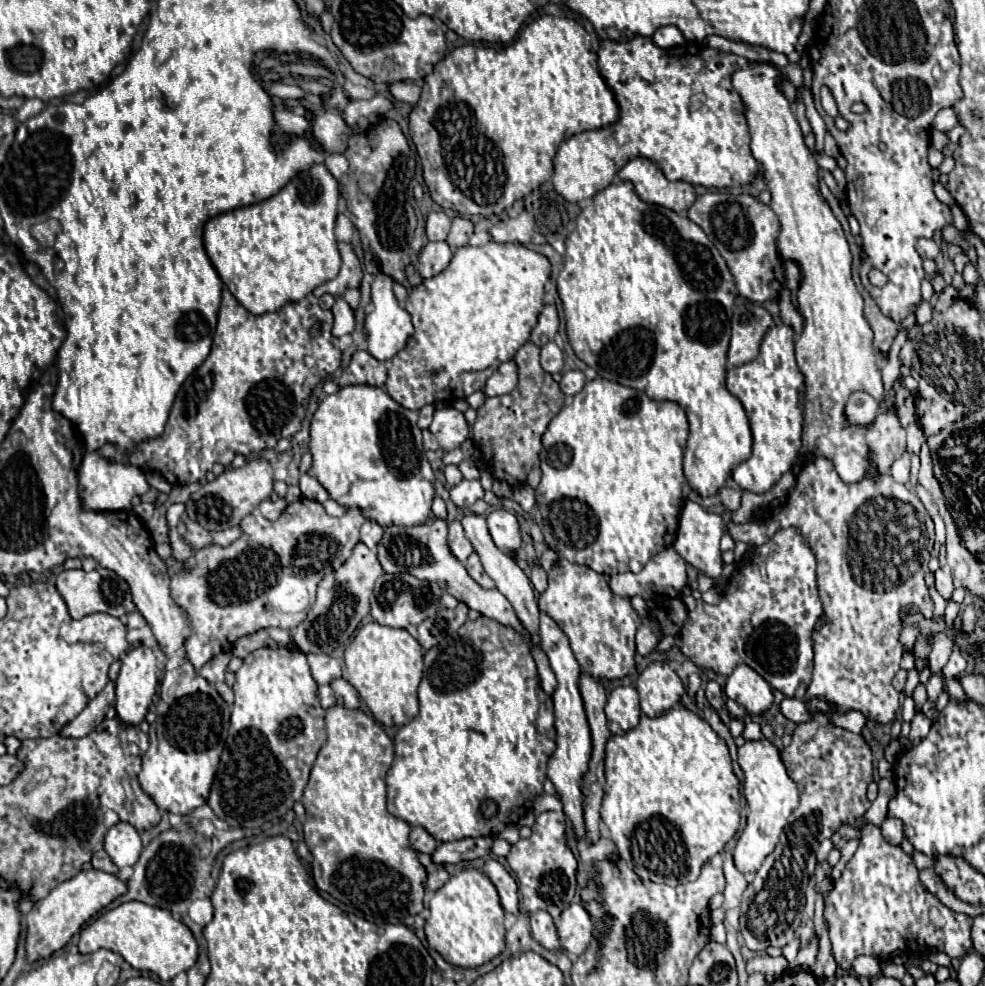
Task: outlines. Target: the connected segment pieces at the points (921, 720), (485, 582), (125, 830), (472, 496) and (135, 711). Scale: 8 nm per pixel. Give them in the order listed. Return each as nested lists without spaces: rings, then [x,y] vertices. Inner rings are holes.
[[[916,713],[910,725],[912,725],[910,741],[912,741],[912,745],[918,745],[922,739],[926,739],[926,735],[928,735],[928,731],[932,727],[932,721],[924,713]]]
[[[472,553],[470,557],[468,557],[468,561],[464,563],[464,567],[466,567],[466,571],[468,571],[468,575],[476,581],[476,583],[480,583],[484,589],[492,589],[494,587],[494,583],[492,583],[492,579],[486,575],[486,571],[482,569],[482,563],[480,563],[480,557],[476,555],[476,553]]]
[[[124,821],[116,823],[106,833],[104,851],[110,855],[112,863],[118,867],[134,865],[142,851],[142,841],[138,831],[130,823],[124,823]]]
[[[462,479],[458,485],[450,487],[450,501],[460,509],[468,509],[474,501],[482,499],[482,495],[484,495],[484,489],[478,479],[472,479],[472,481]]]
[[[144,643],[130,649],[124,659],[116,679],[116,713],[118,719],[130,725],[138,725],[156,693],[158,685],[158,665],[152,647]]]

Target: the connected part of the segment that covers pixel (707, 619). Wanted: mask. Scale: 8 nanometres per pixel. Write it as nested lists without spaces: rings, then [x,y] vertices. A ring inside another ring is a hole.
[[[794,527],[776,531],[766,543],[748,551],[746,563],[738,565],[738,571],[728,581],[720,603],[708,605],[702,599],[696,601],[696,609],[688,613],[688,621],[680,631],[682,653],[700,669],[712,669],[720,675],[730,675],[740,663],[750,665],[760,673],[774,689],[786,697],[802,699],[808,679],[812,677],[812,629],[822,613],[820,597],[816,589],[816,555],[808,547],[804,535]]]

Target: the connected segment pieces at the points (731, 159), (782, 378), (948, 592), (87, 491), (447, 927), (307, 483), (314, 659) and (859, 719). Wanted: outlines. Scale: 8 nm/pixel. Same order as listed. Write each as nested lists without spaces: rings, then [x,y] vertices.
[[[636,37],[628,43],[602,39],[598,49],[598,67],[606,85],[614,93],[621,114],[620,120],[606,129],[578,133],[560,145],[554,157],[554,191],[570,203],[590,199],[600,189],[608,187],[614,175],[636,157],[654,161],[670,181],[686,181],[690,185],[718,189],[750,183],[758,173],[758,163],[750,153],[750,133],[742,99],[730,83],[732,73],[746,65],[748,61],[744,57],[716,51],[702,43],[682,45],[676,49],[660,49],[652,43],[650,37]]]
[[[772,325],[760,343],[760,355],[744,363],[740,367],[732,367],[726,371],[726,385],[730,385],[730,393],[740,399],[752,427],[752,455],[732,469],[732,479],[746,491],[766,493],[796,461],[796,455],[802,447],[802,399],[804,399],[804,377],[794,359],[794,333],[788,325]]]
[[[936,569],[936,589],[940,589],[940,593],[944,595],[944,599],[948,601],[948,597],[952,597],[954,585],[952,585],[952,577],[948,569]]]
[[[96,451],[88,453],[78,469],[78,493],[86,511],[130,511],[130,499],[134,495],[148,493],[150,485],[144,477],[144,471],[134,465],[108,463]]]
[[[468,867],[452,875],[430,899],[426,939],[444,961],[456,967],[480,967],[504,951],[504,909],[494,883],[482,871]]]
[[[304,473],[304,475],[300,477],[300,489],[302,489],[302,495],[304,495],[304,497],[316,499],[318,503],[324,503],[326,499],[330,499],[328,491],[326,491],[312,475],[308,475],[308,473]]]
[[[308,653],[308,665],[310,665],[310,671],[312,671],[312,677],[318,685],[326,685],[330,683],[332,679],[340,677],[340,663],[332,657],[332,655],[326,655],[326,653]]]
[[[832,711],[832,721],[834,721],[834,725],[857,734],[862,733],[864,725],[866,725],[866,717],[860,711],[850,711],[846,715]]]

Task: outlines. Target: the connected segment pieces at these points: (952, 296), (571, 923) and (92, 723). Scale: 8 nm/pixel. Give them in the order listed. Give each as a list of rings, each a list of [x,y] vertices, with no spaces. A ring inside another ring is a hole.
[[[948,285],[940,293],[938,303],[936,303],[936,307],[934,307],[934,309],[936,309],[936,311],[944,311],[944,309],[948,309],[948,307],[950,307],[958,297],[958,291],[953,286]]]
[[[570,903],[556,921],[560,945],[570,955],[582,955],[592,939],[592,921],[582,903]]]
[[[108,683],[104,691],[96,695],[96,699],[92,699],[86,705],[86,709],[60,731],[60,735],[62,737],[86,737],[104,721],[104,715],[112,703],[114,703],[114,683]]]

